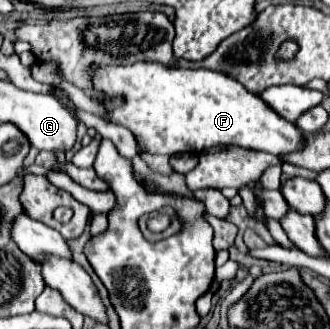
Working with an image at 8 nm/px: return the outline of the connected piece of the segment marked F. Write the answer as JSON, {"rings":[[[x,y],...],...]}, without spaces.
{"rings":[[[137,62],[133,66],[103,66],[93,70],[97,90],[107,96],[123,96],[125,102],[109,112],[115,124],[127,126],[139,146],[153,154],[199,154],[217,144],[235,144],[275,156],[299,152],[305,136],[297,124],[281,118],[257,94],[247,92],[235,78],[215,70],[177,70],[157,62]]]}

